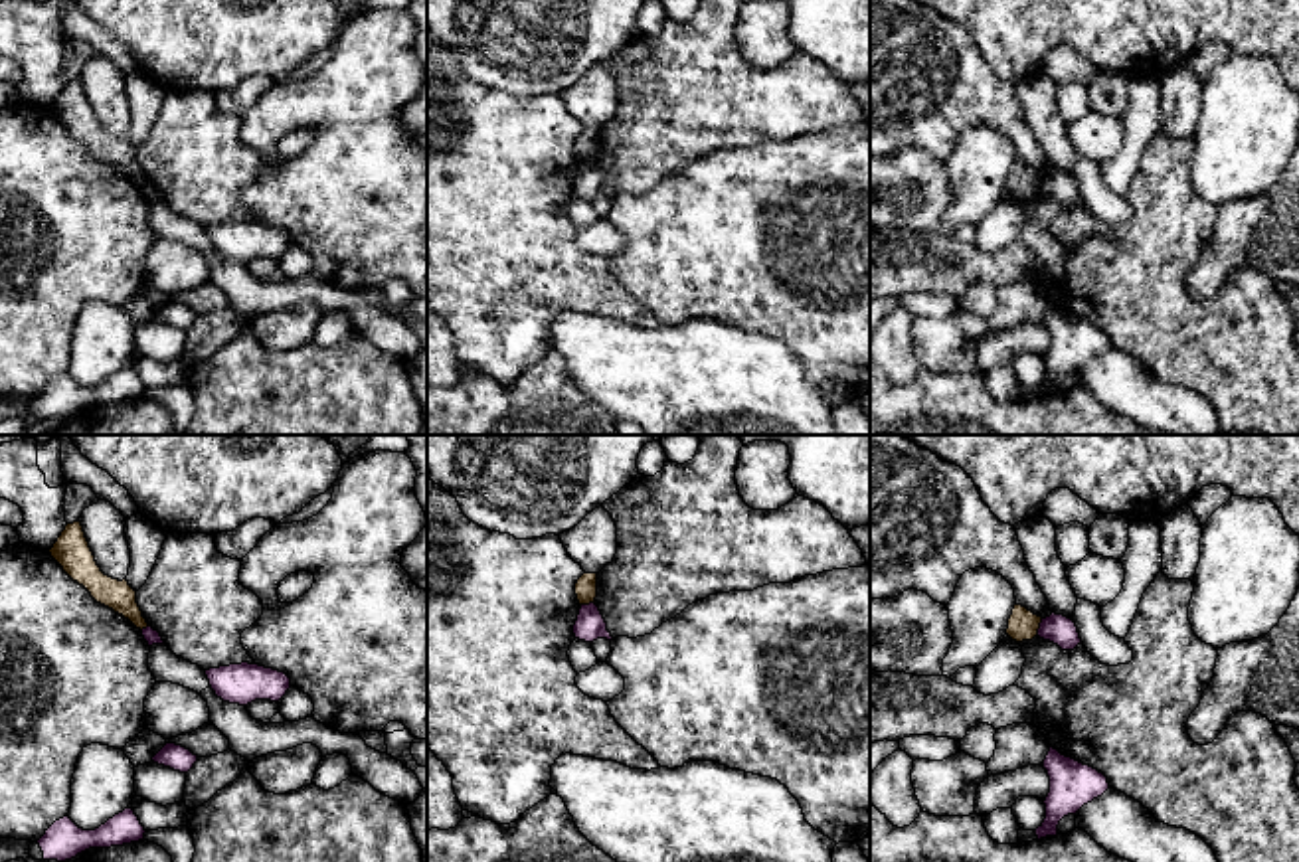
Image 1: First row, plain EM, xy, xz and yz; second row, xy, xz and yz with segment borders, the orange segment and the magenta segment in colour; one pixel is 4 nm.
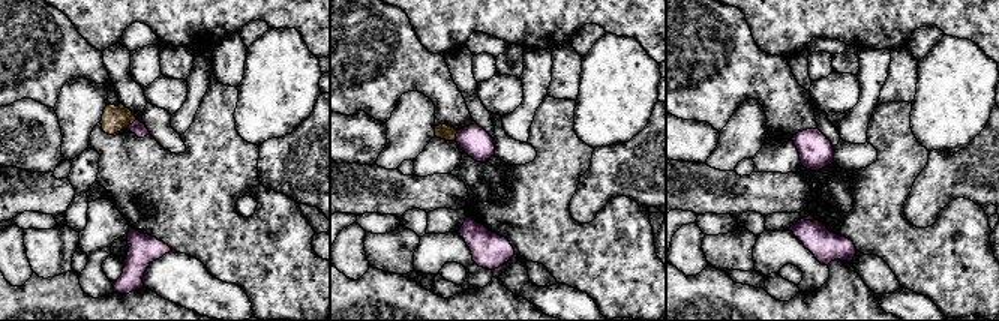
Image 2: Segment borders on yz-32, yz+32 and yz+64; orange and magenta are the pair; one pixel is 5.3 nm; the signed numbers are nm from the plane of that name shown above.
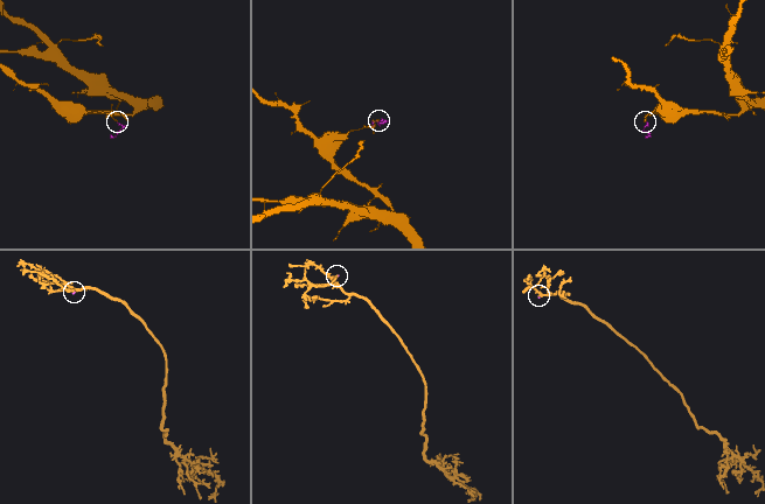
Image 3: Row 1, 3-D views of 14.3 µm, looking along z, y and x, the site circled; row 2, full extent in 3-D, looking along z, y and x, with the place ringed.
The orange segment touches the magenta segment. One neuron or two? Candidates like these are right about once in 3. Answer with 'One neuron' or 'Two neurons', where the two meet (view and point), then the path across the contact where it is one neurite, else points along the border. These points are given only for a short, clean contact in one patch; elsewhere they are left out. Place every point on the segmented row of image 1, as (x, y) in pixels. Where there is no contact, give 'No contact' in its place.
Two neurons. Touches orange at yz (1039, 627). Boundary: yz (1042, 619), (1037, 633)

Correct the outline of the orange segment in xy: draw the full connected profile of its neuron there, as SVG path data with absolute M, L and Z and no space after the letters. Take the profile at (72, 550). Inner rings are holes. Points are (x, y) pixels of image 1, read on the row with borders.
M81 522L67 524L49 554L73 581L91 593L97 603L123 615L140 631L150 627L142 617L136 603L136 591L129 581L113 579L97 565Z

